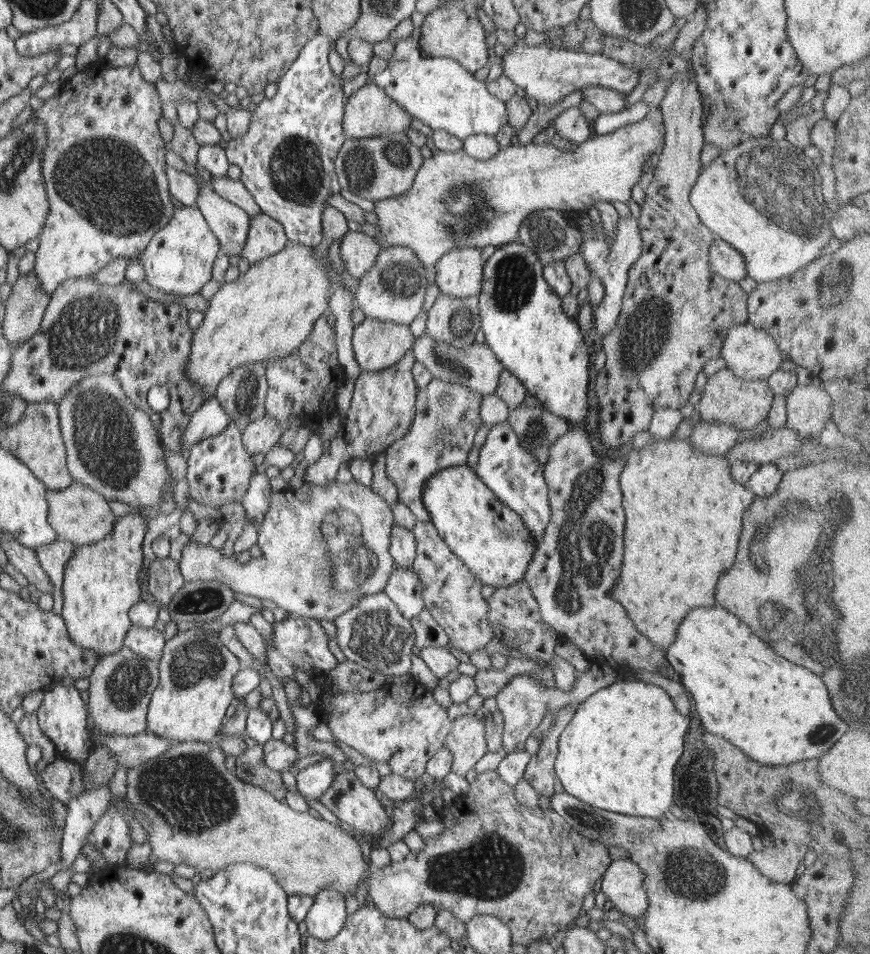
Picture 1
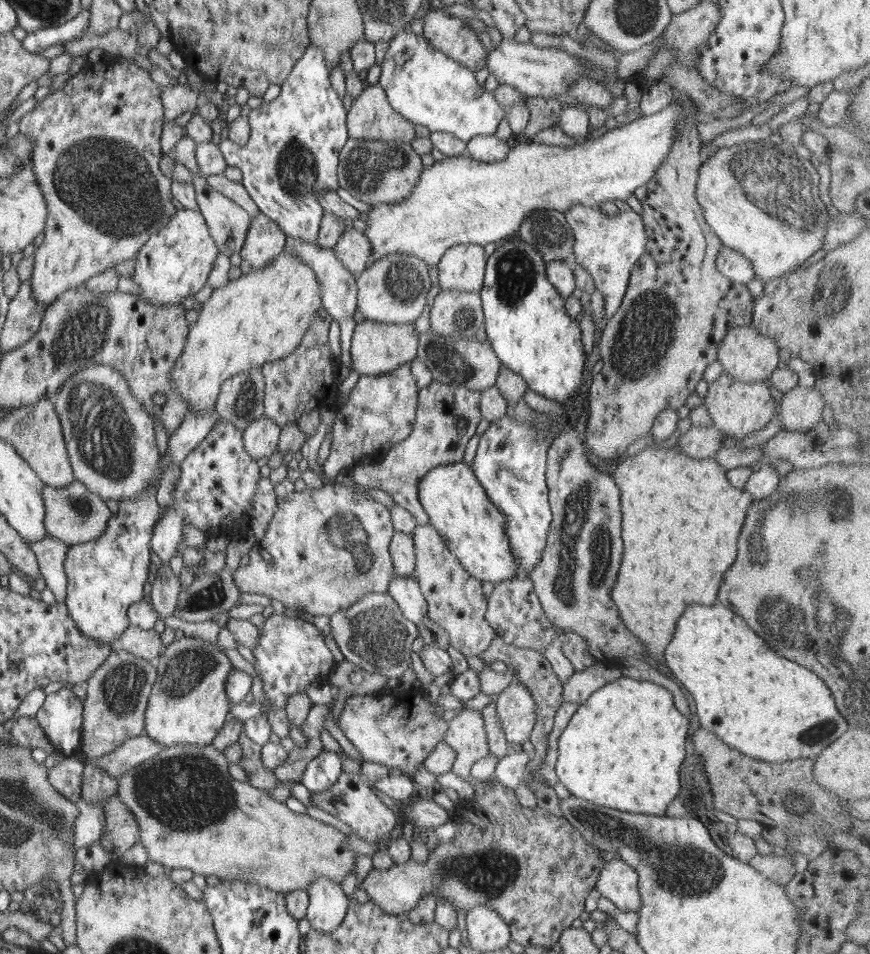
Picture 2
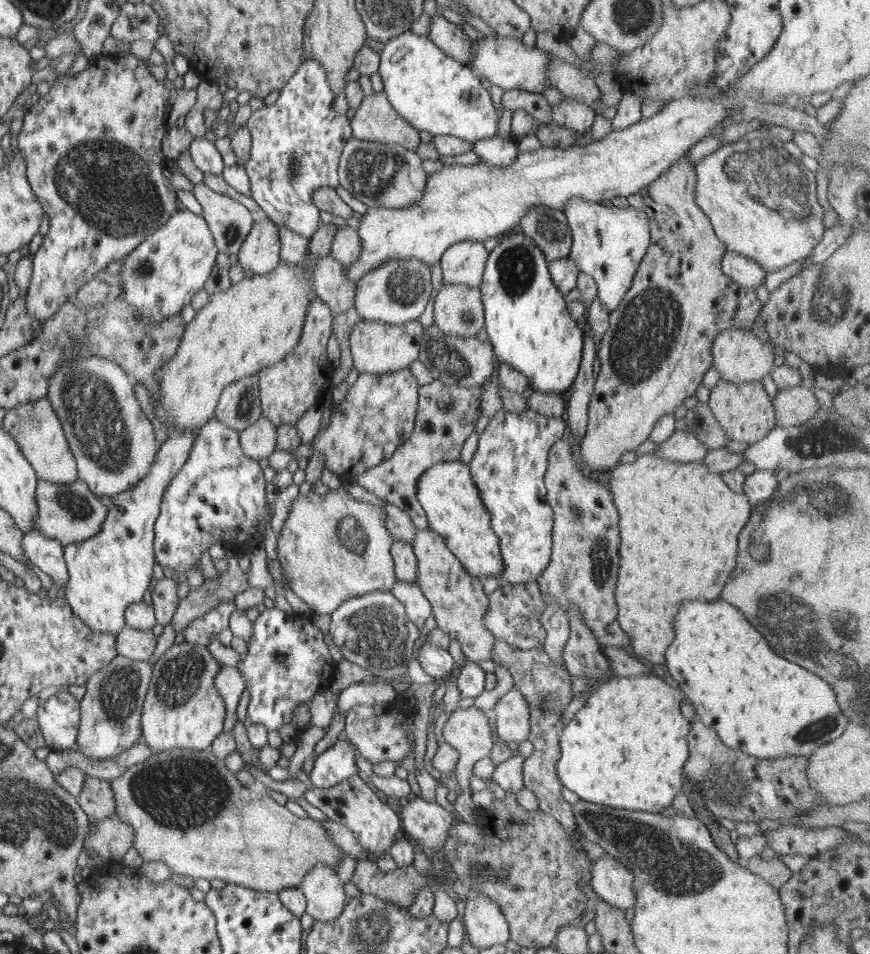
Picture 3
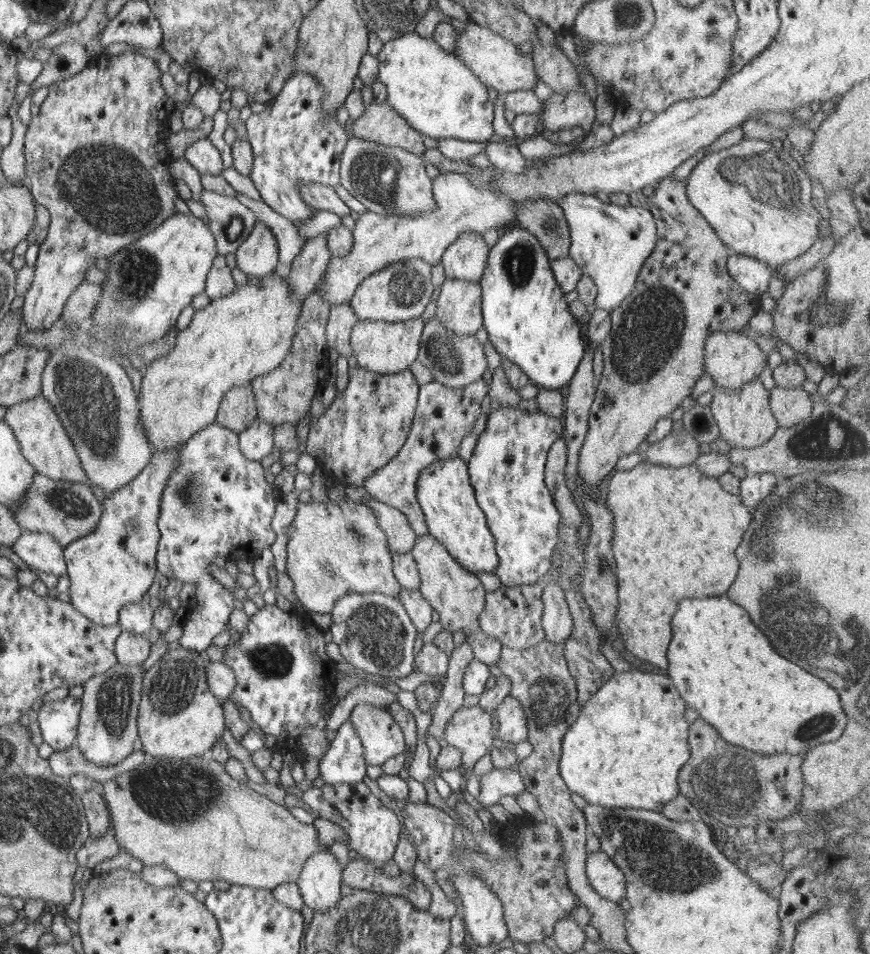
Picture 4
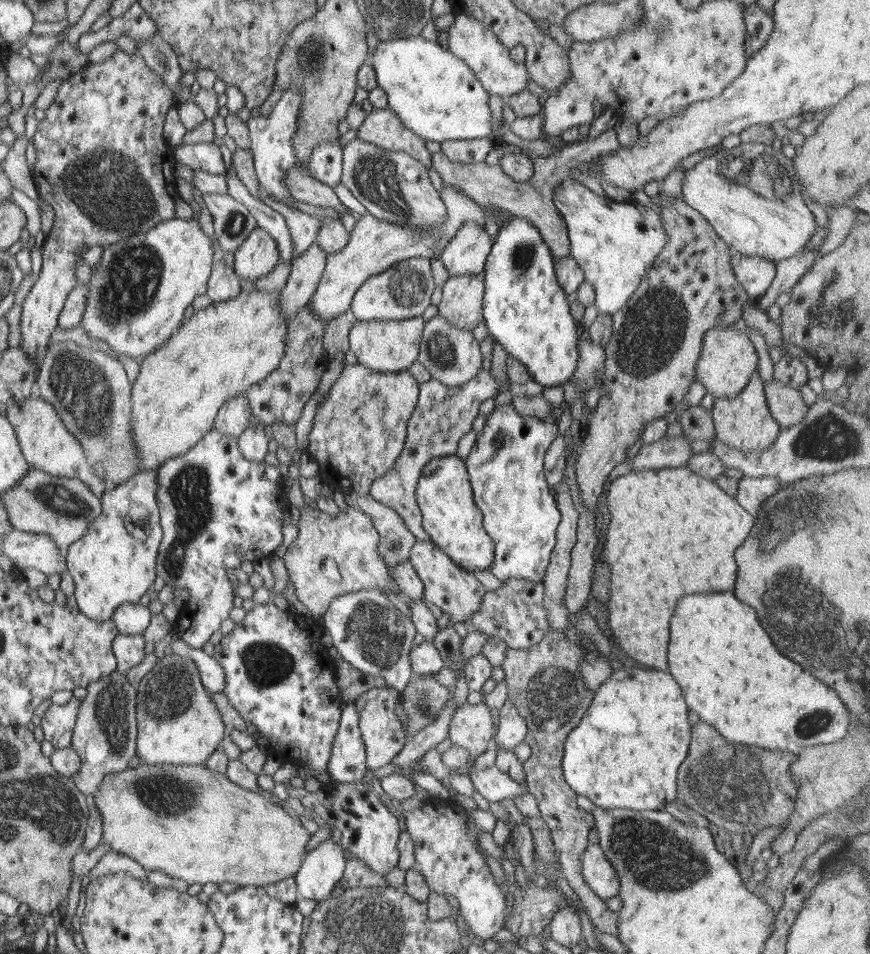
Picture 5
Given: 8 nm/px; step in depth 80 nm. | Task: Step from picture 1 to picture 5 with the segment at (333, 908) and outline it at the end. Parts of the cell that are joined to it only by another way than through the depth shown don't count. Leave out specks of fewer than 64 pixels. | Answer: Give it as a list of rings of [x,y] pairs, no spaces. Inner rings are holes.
[[[333,838],[325,839],[305,854],[294,876],[296,891],[301,898],[320,903],[339,884],[345,862],[340,845]]]

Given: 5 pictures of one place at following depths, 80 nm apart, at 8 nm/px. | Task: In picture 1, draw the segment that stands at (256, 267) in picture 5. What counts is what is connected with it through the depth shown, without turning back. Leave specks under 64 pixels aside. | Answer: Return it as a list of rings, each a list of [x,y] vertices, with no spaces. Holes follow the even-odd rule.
[[[259,212],[249,217],[245,244],[239,256],[253,264],[274,256],[288,243],[281,224]]]

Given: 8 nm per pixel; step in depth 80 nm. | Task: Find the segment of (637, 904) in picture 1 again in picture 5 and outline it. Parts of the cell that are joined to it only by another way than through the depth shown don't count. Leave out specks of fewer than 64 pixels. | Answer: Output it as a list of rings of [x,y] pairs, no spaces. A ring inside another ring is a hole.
[[[587,843],[579,855],[581,877],[595,896],[605,900],[618,895],[619,877],[603,856],[598,843]]]

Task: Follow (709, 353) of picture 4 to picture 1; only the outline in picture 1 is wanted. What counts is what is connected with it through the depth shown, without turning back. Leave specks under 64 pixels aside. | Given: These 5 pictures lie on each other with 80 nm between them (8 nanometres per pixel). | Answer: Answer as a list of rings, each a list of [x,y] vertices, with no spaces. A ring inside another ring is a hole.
[[[742,323],[727,330],[720,356],[735,376],[766,379],[778,370],[779,351],[769,333]]]

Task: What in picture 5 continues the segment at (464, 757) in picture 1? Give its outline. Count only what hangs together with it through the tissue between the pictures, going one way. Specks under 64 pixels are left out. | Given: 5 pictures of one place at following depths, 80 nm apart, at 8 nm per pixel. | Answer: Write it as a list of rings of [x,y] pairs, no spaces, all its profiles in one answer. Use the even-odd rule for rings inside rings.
[[[482,702],[475,705],[465,703],[458,706],[451,715],[447,742],[449,746],[467,750],[470,764],[485,752],[493,733],[489,709]]]

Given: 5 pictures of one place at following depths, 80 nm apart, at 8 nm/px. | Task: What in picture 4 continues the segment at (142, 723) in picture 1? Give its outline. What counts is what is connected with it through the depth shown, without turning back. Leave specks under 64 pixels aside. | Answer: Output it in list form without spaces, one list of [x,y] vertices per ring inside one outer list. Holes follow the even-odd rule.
[[[116,662],[103,674],[92,676],[82,684],[74,745],[84,761],[95,767],[117,765],[138,747],[137,704],[145,672],[139,666],[141,663],[125,666]]]

